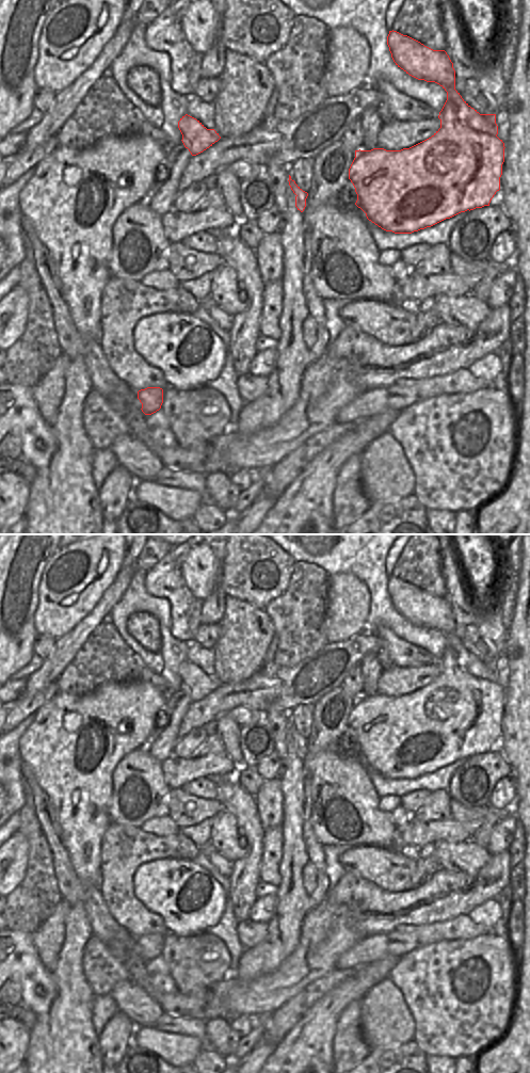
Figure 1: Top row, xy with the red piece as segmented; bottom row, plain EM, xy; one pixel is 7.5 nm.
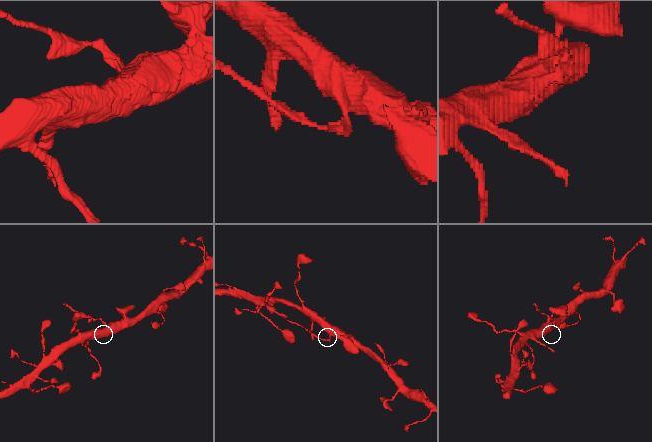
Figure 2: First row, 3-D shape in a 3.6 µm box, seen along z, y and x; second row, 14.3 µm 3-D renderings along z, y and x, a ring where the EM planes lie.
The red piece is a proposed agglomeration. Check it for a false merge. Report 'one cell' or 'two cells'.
two cells

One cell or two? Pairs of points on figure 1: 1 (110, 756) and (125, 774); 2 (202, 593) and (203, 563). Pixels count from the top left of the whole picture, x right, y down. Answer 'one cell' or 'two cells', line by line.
1: two cells
2: one cell

